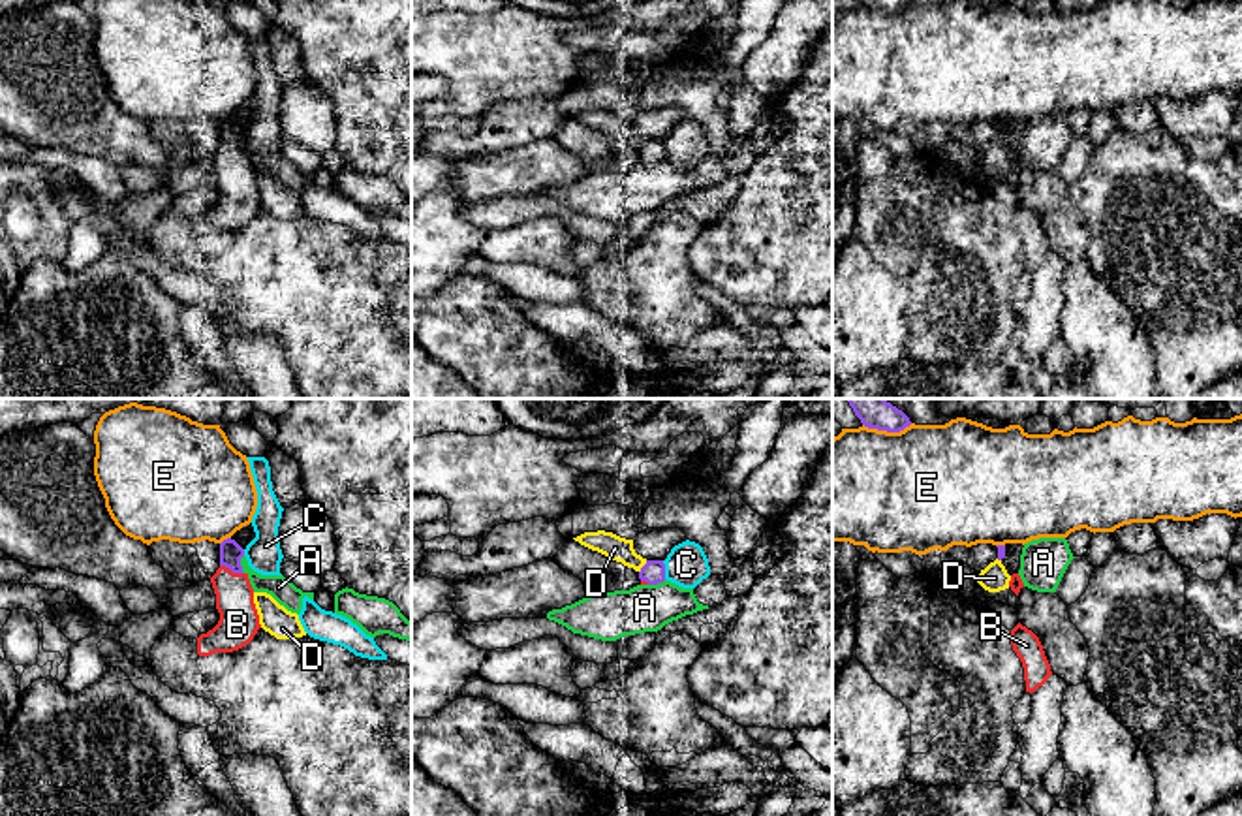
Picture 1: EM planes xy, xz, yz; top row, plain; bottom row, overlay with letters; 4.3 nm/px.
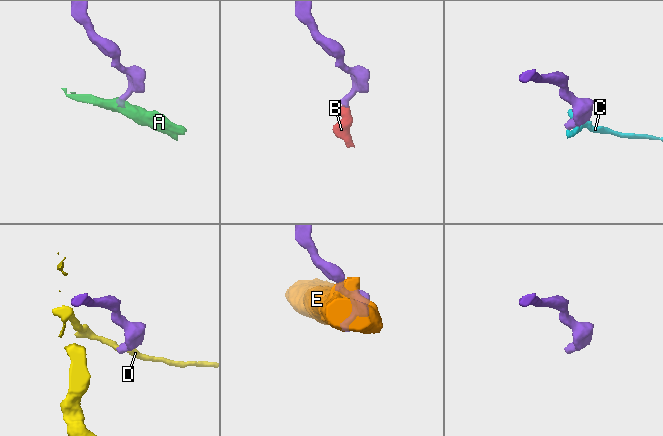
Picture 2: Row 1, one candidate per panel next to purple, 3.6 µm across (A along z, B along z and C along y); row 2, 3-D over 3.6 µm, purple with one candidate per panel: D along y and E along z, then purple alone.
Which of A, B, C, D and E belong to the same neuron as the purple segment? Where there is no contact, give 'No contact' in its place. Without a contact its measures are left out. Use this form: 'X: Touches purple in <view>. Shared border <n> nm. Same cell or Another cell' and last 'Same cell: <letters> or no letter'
A: Touches purple in xy. Shared border 80 nm. Another cell
B: Touches purple in xy. Shared border 110 nm. Same cell
C: Touches purple in xz. Shared border 80 nm. Another cell
D: Touches purple in xz. Shared border 70 nm. Another cell
E: Touches purple in yz. Shared border 220 nm. Another cell
Same cell: B

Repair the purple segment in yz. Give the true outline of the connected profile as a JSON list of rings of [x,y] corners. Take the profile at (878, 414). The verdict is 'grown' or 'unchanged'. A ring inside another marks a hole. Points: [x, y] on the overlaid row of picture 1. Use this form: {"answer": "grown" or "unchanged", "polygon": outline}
{"answer": "unchanged", "polygon": [[[847,399],[847,402],[868,429],[900,432],[911,425],[909,417],[885,399]]]}

